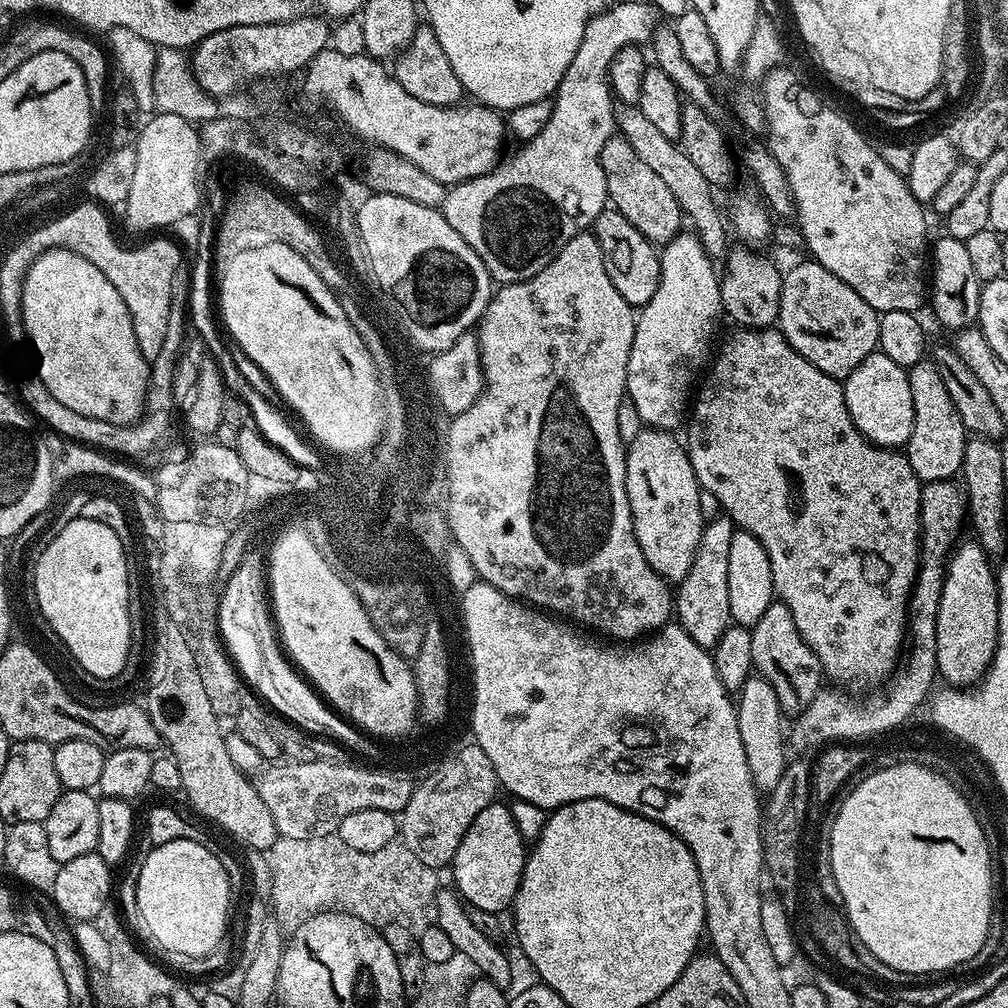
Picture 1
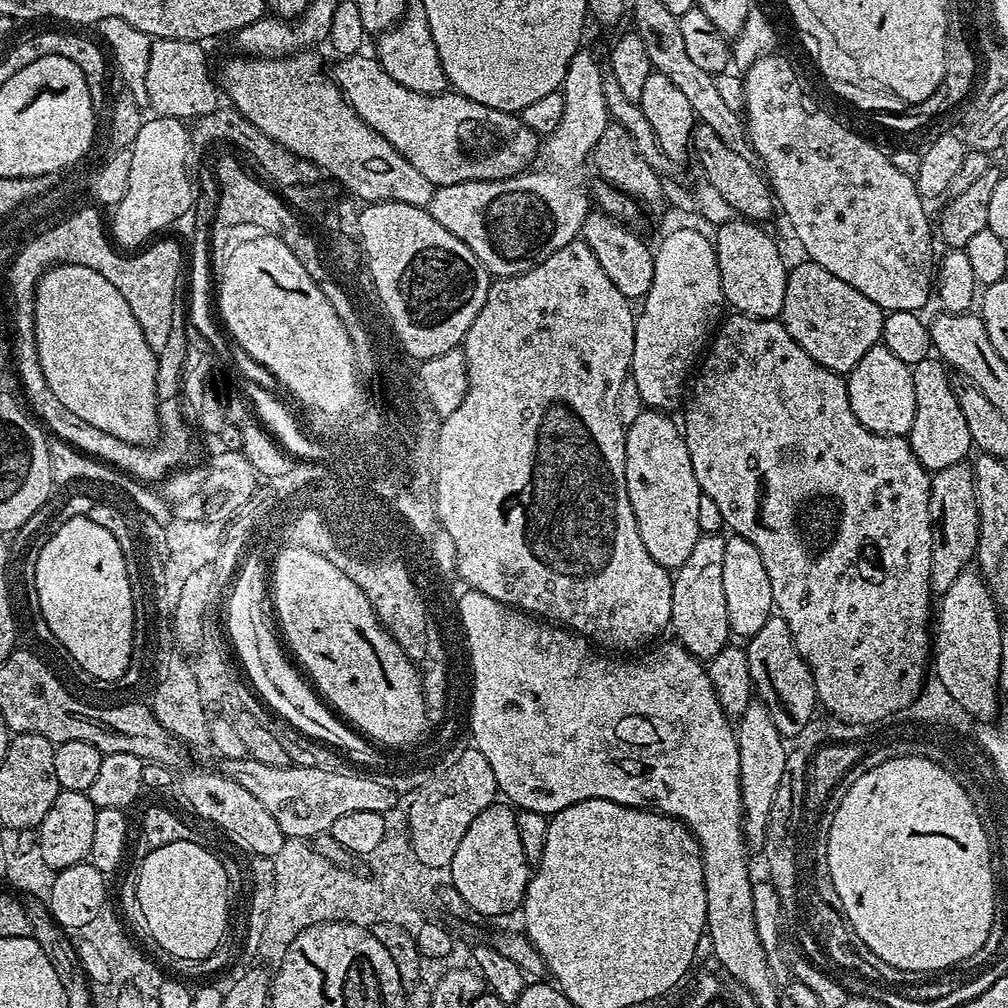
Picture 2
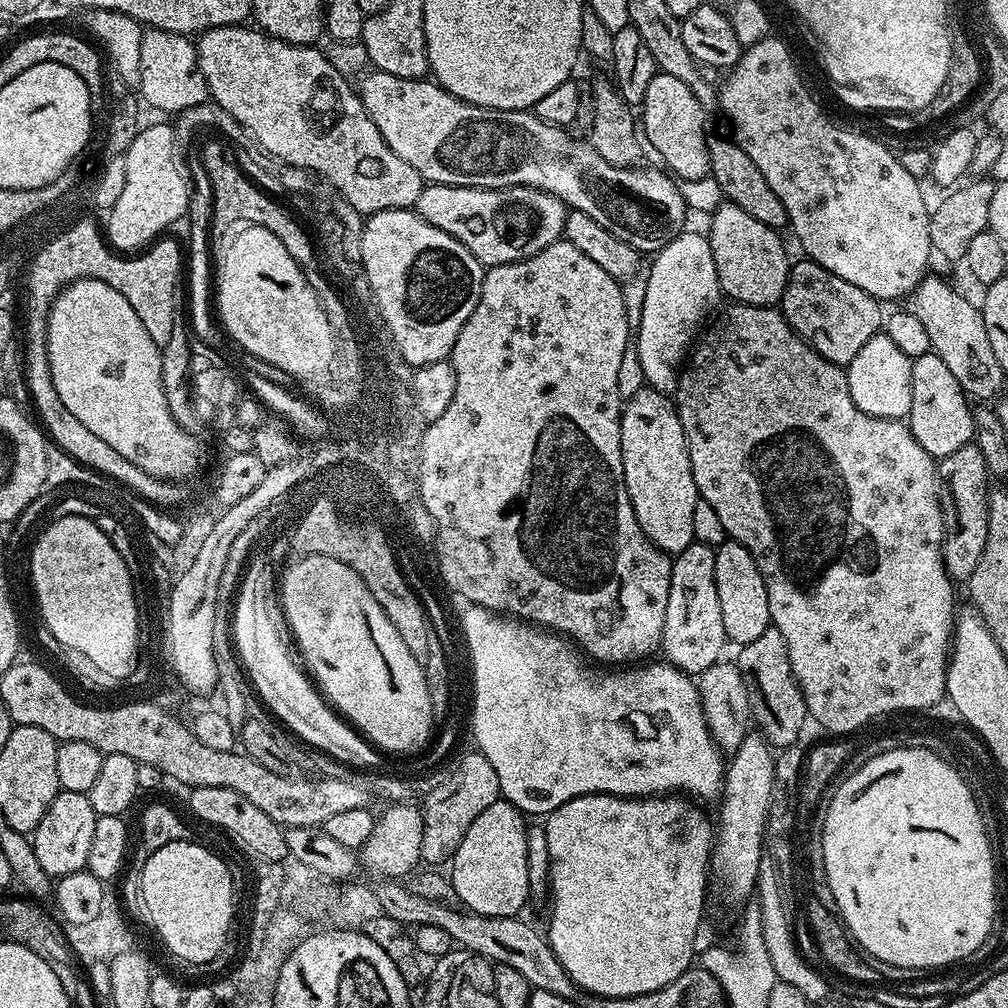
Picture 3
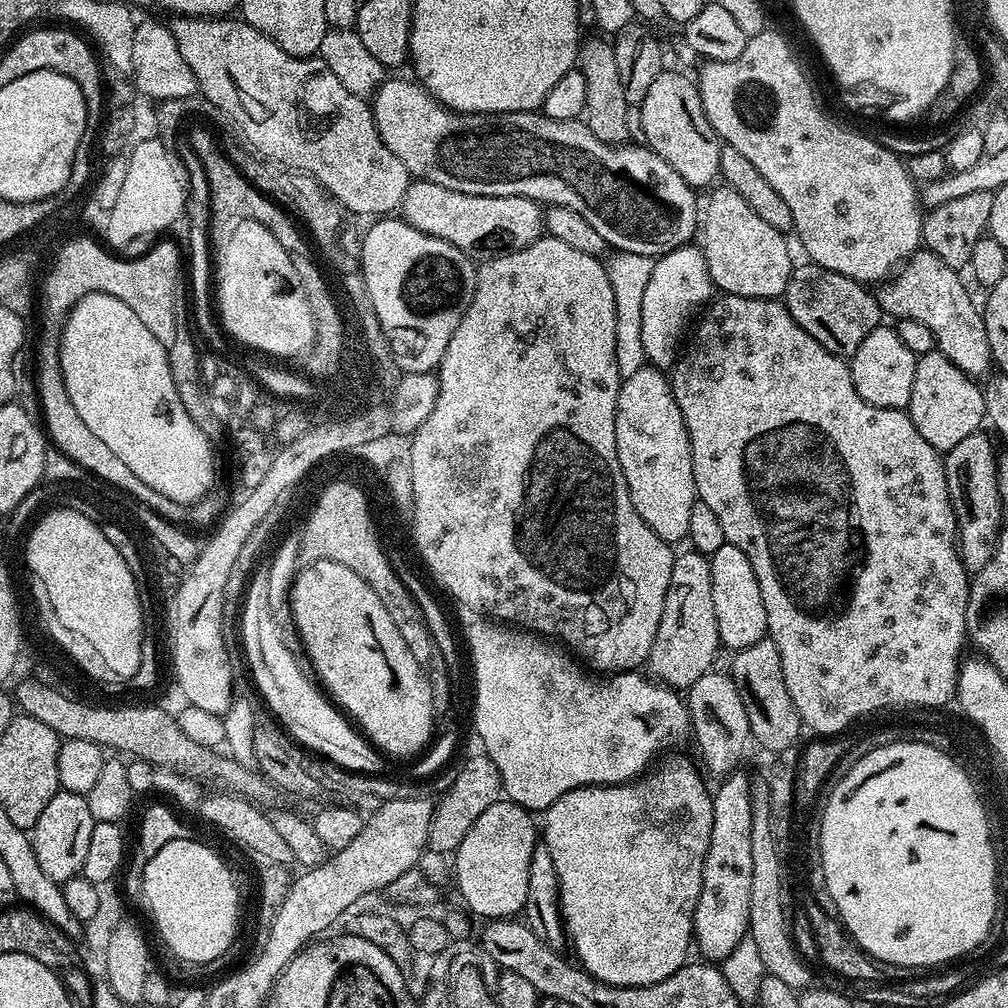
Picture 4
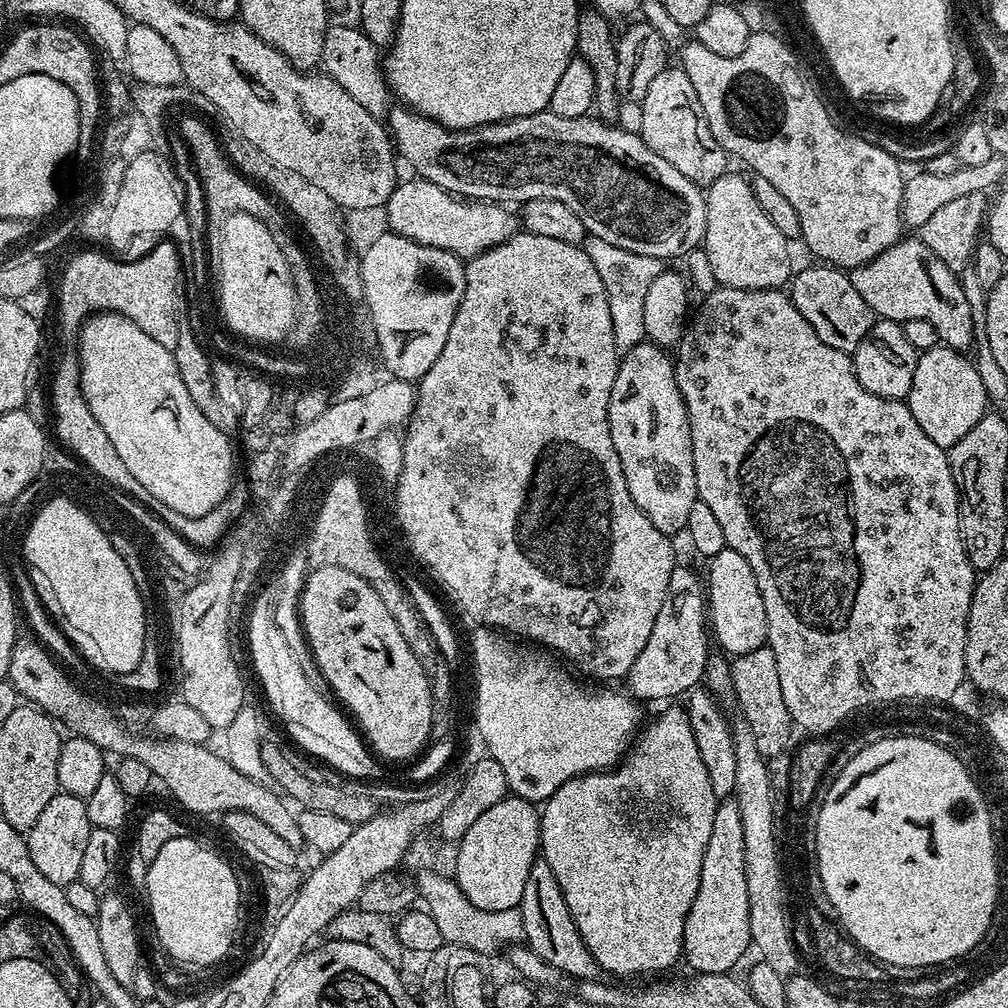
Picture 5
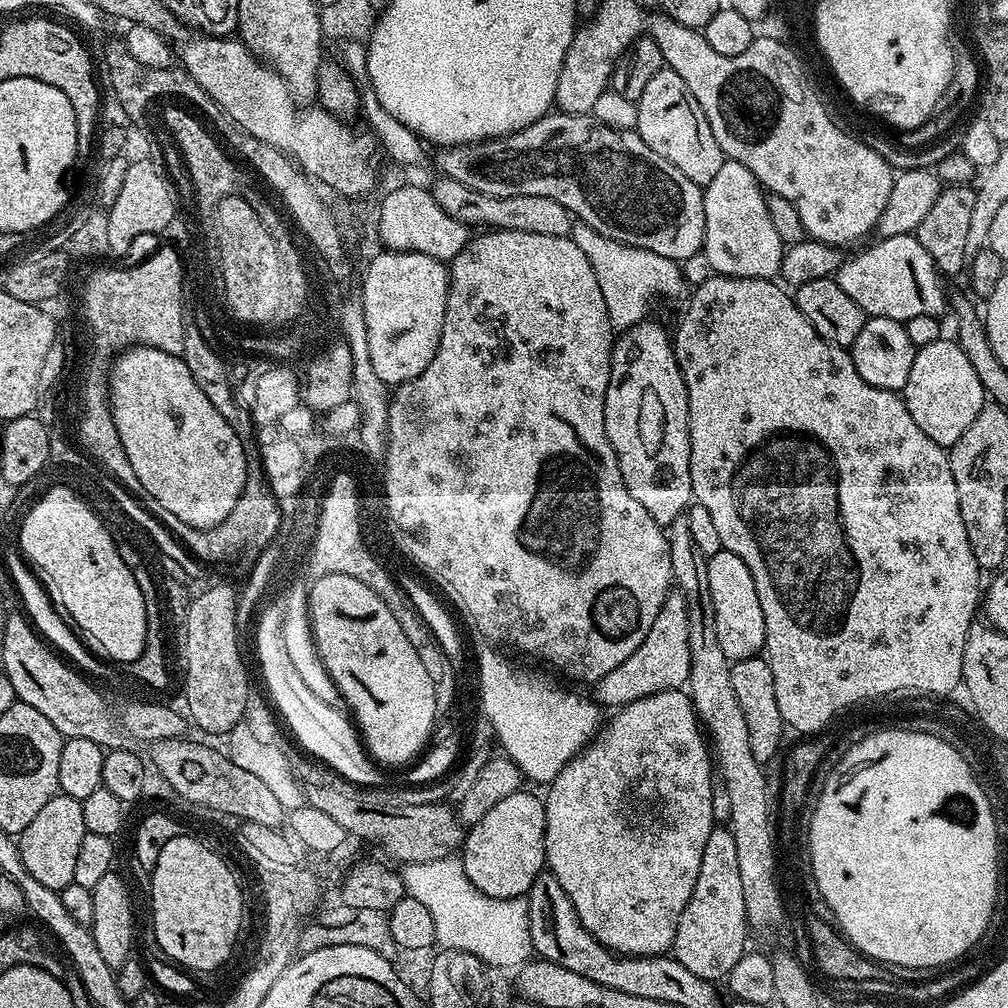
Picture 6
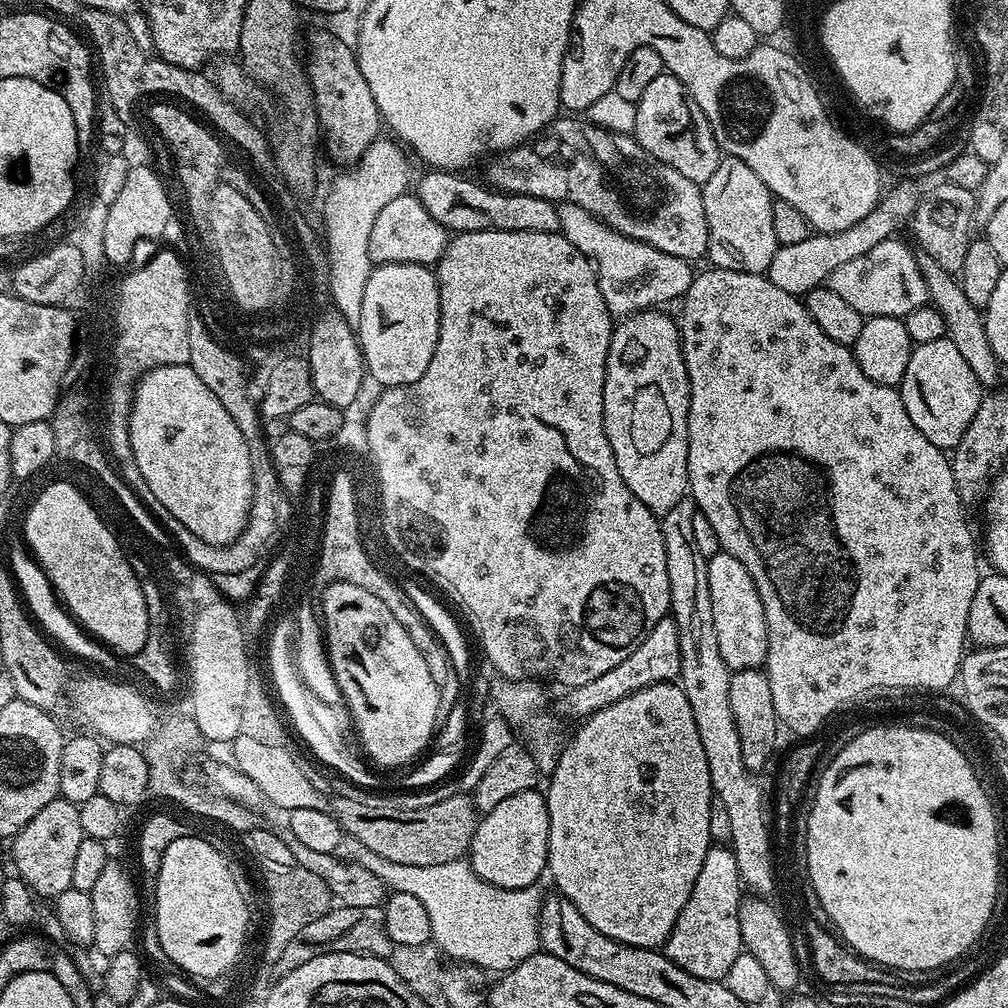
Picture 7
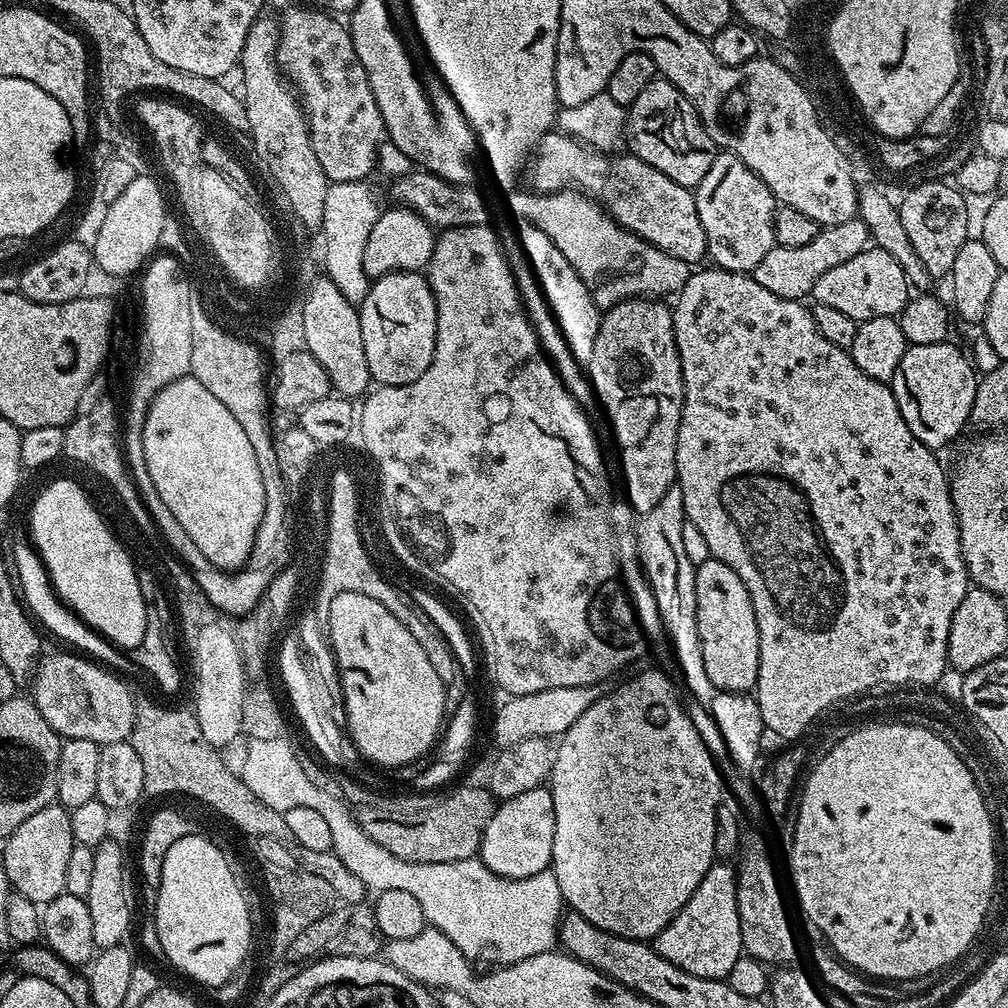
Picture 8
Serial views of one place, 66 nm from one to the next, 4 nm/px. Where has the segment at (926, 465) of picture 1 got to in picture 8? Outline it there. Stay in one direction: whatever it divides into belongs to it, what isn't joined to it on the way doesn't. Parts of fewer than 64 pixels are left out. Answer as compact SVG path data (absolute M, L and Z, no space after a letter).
M934 342L933 344L909 344L902 354L900 369L895 372L890 381L893 394L896 395L898 406L906 418L906 426L925 446L933 450L941 450L969 423L974 406L974 394L978 383L978 372L972 369L970 361L964 357L960 348L955 348L952 342Z

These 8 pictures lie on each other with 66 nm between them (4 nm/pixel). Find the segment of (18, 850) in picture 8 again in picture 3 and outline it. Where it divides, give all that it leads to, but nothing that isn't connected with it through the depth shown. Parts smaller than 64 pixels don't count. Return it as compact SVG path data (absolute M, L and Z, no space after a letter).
M62 790L54 798L54 802L50 802L46 814L42 814L42 822L38 822L36 831L30 836L34 854L38 854L38 862L48 876L59 878L87 869L96 817L96 811L94 806L90 806L90 798L86 792Z

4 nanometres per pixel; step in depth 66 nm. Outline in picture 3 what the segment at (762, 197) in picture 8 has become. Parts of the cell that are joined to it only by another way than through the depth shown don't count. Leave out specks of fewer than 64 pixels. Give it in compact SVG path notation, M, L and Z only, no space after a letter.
M727 202L720 203L709 220L712 221L706 227L706 235L714 254L721 293L737 304L763 308L779 305L790 267L788 252L780 241L781 233L746 214L742 206Z

